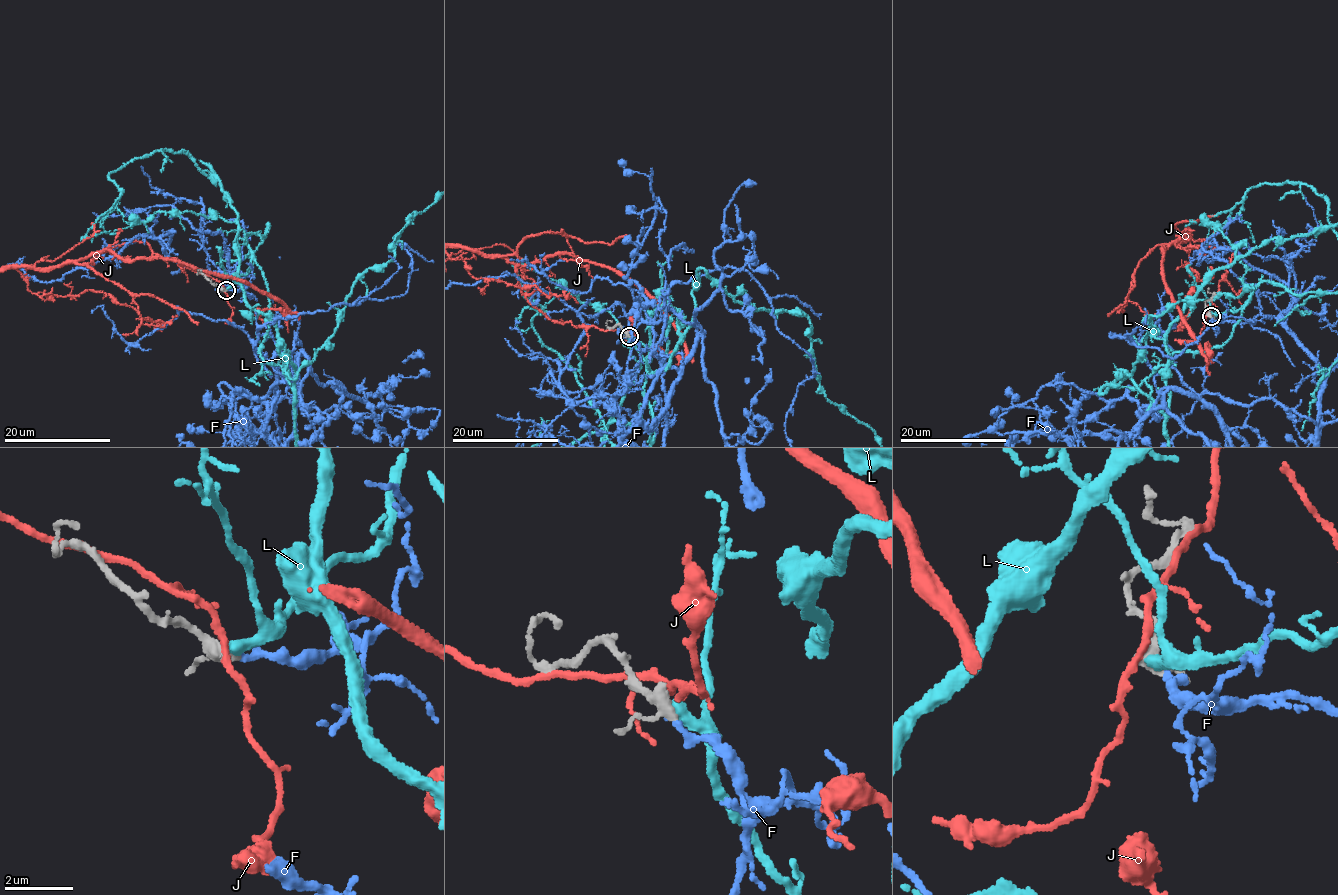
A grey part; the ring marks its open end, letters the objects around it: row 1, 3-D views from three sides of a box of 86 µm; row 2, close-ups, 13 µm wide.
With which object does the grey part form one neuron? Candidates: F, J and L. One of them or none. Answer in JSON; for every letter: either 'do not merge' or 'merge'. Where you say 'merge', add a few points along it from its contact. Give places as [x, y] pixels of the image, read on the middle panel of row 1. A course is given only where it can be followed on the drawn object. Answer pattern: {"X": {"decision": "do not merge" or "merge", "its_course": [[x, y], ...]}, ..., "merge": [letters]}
{"F": {"decision": "merge"}, "J": {"decision": "do not merge"}, "L": {"decision": "do not merge"}, "merge": ["F"]}

